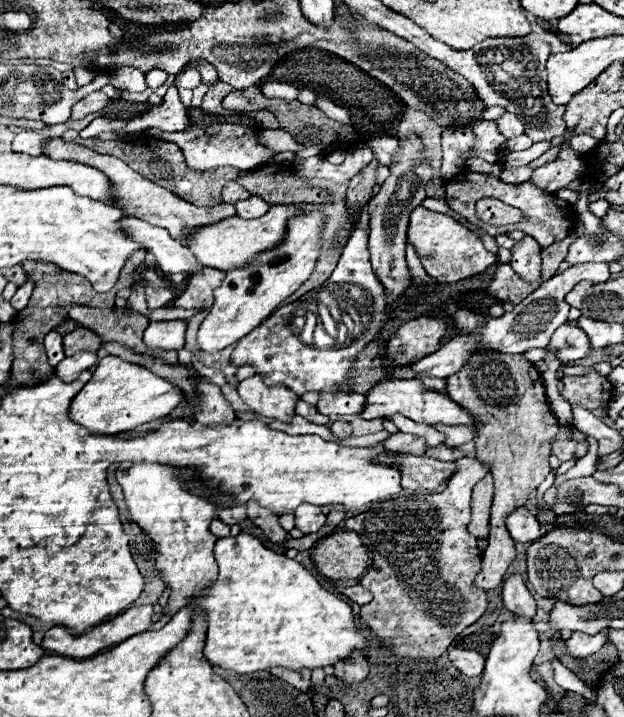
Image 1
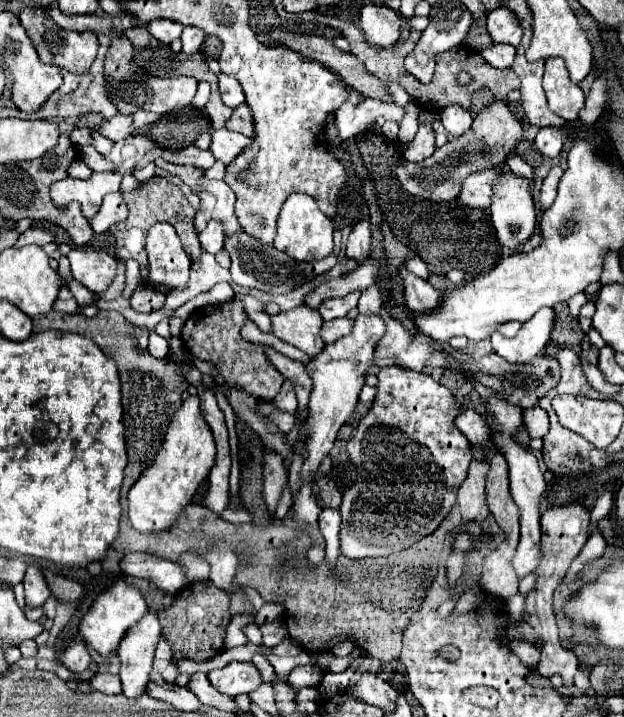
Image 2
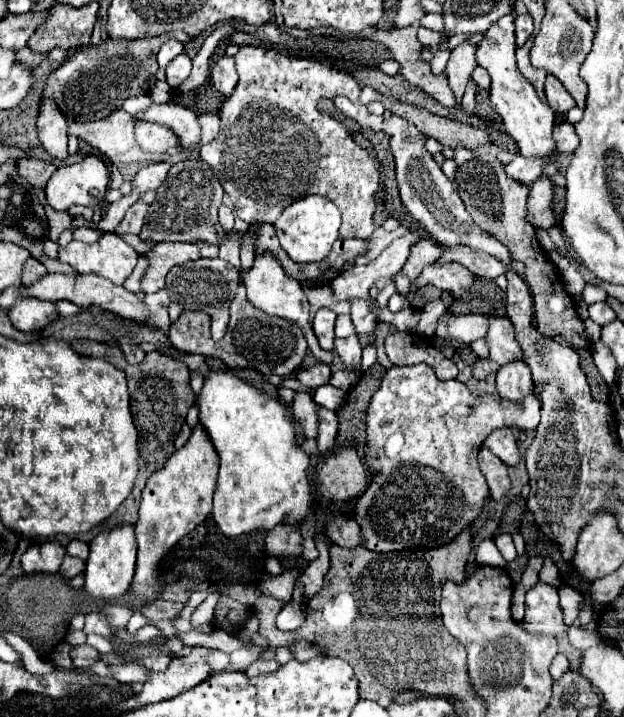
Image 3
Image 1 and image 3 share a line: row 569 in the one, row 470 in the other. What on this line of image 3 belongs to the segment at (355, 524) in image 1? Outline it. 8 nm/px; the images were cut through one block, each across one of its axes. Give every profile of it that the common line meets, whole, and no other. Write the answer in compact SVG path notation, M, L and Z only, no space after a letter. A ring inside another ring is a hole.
M426 364L390 368L366 410L368 436L364 458L372 474L372 482L360 496L354 510L354 520L364 536L364 546L376 552L394 552L448 544L452 538L456 538L456 534L462 532L464 526L476 520L484 498L488 496L486 480L478 468L478 450L484 438L504 427L534 430L538 422L540 402L532 392L524 396L520 404L512 404L512 400L492 394L474 396L458 380L440 382L434 370Z

